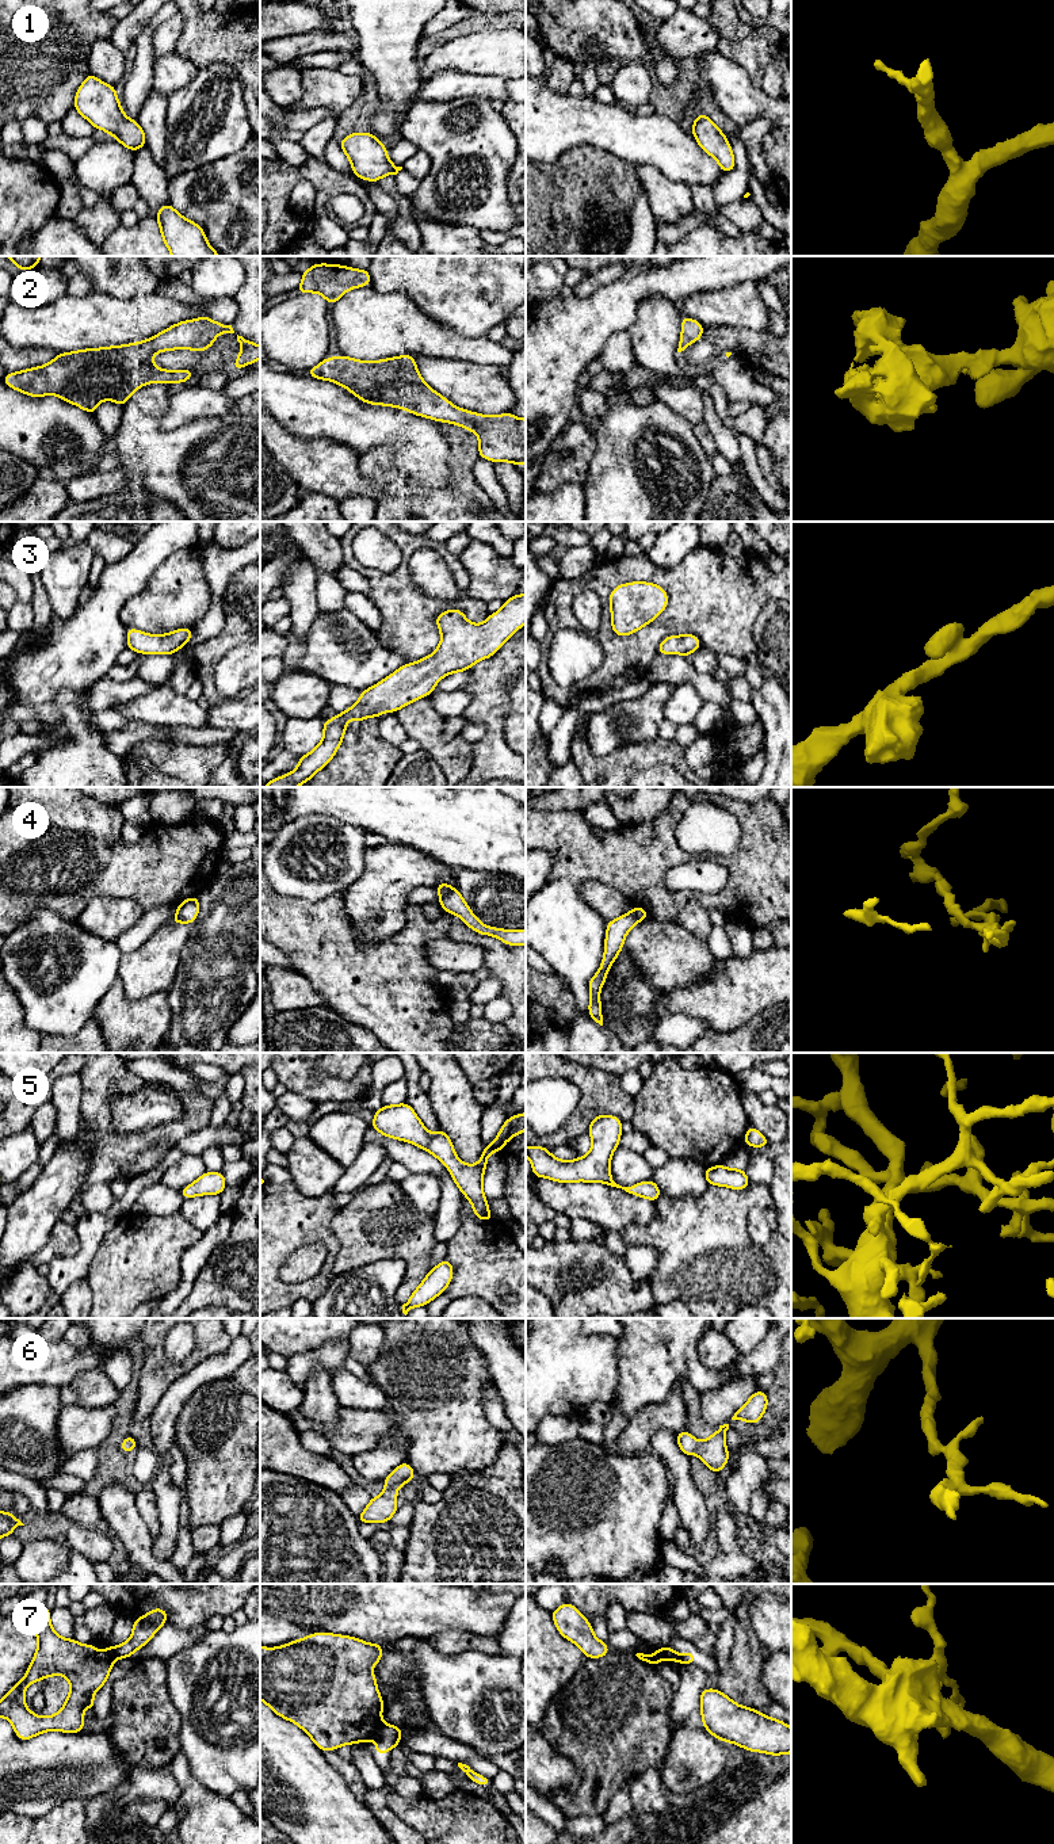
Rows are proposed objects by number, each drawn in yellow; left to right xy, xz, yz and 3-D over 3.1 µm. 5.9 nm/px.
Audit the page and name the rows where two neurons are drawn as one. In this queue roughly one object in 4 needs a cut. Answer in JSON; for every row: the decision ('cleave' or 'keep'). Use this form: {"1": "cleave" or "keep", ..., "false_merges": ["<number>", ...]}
{"1": "keep", "2": "keep", "3": "keep", "4": "cleave", "5": "keep", "6": "keep", "7": "cleave", "false_merges": ["4", "7"]}

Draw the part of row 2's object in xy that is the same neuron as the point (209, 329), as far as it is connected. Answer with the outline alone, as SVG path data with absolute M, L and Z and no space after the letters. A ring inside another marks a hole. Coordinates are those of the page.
M202 316L180 321L144 341L62 352L45 366L7 373L3 382L31 397L57 396L95 415L103 400L112 400L123 408L126 400L144 385L192 379L191 369L159 369L152 358L160 351L180 348L205 351L211 348L218 333L234 331L232 325Z

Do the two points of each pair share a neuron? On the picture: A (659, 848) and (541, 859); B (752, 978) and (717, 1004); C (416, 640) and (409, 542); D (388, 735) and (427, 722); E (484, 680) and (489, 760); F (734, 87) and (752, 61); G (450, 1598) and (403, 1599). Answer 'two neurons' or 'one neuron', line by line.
A: two neurons
B: one neuron
C: one neuron
D: two neurons
E: one neuron
F: two neurons
G: one neuron

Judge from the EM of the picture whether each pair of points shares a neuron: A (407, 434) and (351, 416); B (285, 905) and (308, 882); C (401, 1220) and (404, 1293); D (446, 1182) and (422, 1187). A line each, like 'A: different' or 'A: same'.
A: same
B: different
C: same
D: different

